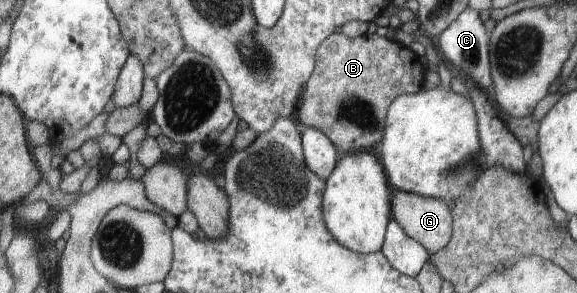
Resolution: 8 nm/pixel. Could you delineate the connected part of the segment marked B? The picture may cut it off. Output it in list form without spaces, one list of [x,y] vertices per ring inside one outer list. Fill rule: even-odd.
[[[337,31],[316,51],[315,73],[308,79],[295,119],[306,125],[306,128],[314,127],[326,133],[340,151],[375,148],[384,139],[388,109],[391,109],[396,97],[423,90],[425,76],[426,71],[424,65],[420,63],[420,56],[412,49],[408,49],[408,46],[386,37],[378,37],[376,33],[366,33],[351,39]]]

